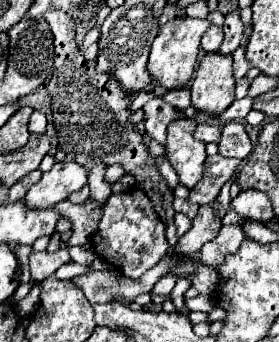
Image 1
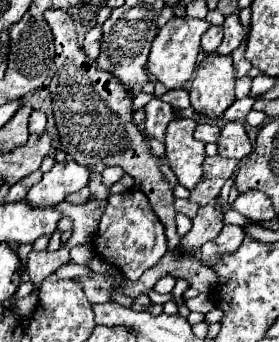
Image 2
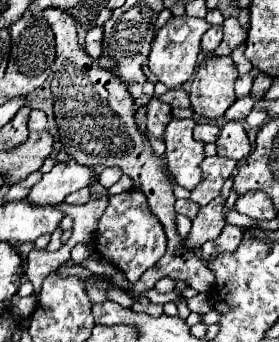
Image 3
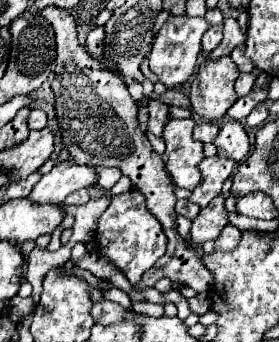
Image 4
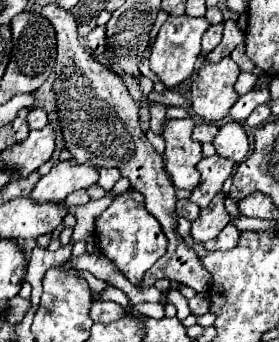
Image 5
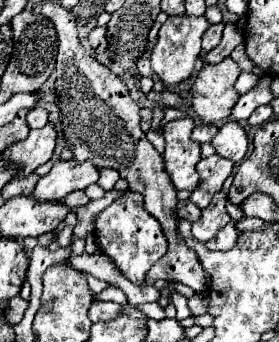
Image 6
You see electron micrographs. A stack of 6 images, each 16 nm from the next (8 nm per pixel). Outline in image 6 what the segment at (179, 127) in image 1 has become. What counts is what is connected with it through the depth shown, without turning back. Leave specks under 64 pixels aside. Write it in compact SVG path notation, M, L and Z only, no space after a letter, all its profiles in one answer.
M192 118L172 120L164 126L166 150L162 154L166 172L170 174L174 186L178 190L192 192L200 182L196 164L200 162L200 144L190 138L194 128Z

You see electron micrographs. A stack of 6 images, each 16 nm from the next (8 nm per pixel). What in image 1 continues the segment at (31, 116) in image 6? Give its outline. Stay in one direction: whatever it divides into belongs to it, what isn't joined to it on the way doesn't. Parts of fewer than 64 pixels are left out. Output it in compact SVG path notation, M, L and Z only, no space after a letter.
M34 110L30 116L28 130L30 130L30 134L44 134L46 132L46 116L42 112Z

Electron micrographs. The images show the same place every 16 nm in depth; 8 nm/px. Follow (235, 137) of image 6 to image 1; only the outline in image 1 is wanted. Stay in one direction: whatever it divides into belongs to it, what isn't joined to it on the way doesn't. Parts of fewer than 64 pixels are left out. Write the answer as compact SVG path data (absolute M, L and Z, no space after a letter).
M226 122L222 126L218 152L222 156L230 156L230 158L238 158L238 160L244 160L252 152L252 144L250 144L250 138L244 130L244 124Z

